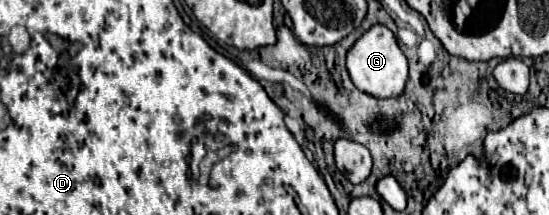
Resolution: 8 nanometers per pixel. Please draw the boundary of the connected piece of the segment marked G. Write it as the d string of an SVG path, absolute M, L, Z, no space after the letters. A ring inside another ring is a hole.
M373 24L367 32L363 32L355 44L347 52L347 70L353 80L353 84L371 96L377 98L395 98L403 92L405 82L407 82L407 58L403 50L397 44L395 34L383 26L383 24Z

